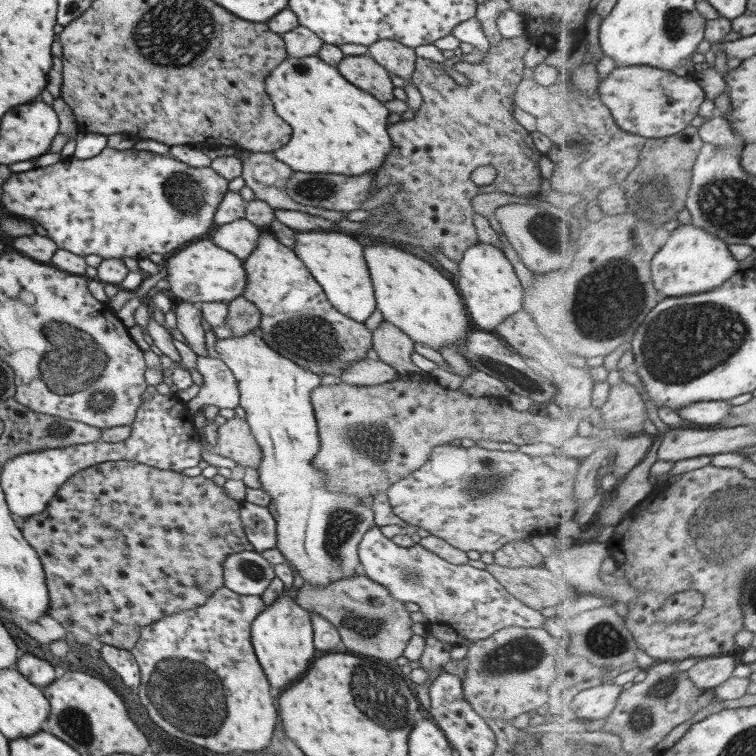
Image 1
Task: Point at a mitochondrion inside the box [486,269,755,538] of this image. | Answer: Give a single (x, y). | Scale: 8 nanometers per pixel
(685, 342)

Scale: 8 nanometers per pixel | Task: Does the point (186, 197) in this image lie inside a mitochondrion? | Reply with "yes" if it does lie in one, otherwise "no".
yes

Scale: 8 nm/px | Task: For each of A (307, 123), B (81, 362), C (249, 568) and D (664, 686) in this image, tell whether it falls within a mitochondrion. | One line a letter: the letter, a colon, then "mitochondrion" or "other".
A: other
B: mitochondrion
C: mitochondrion
D: mitochondrion

